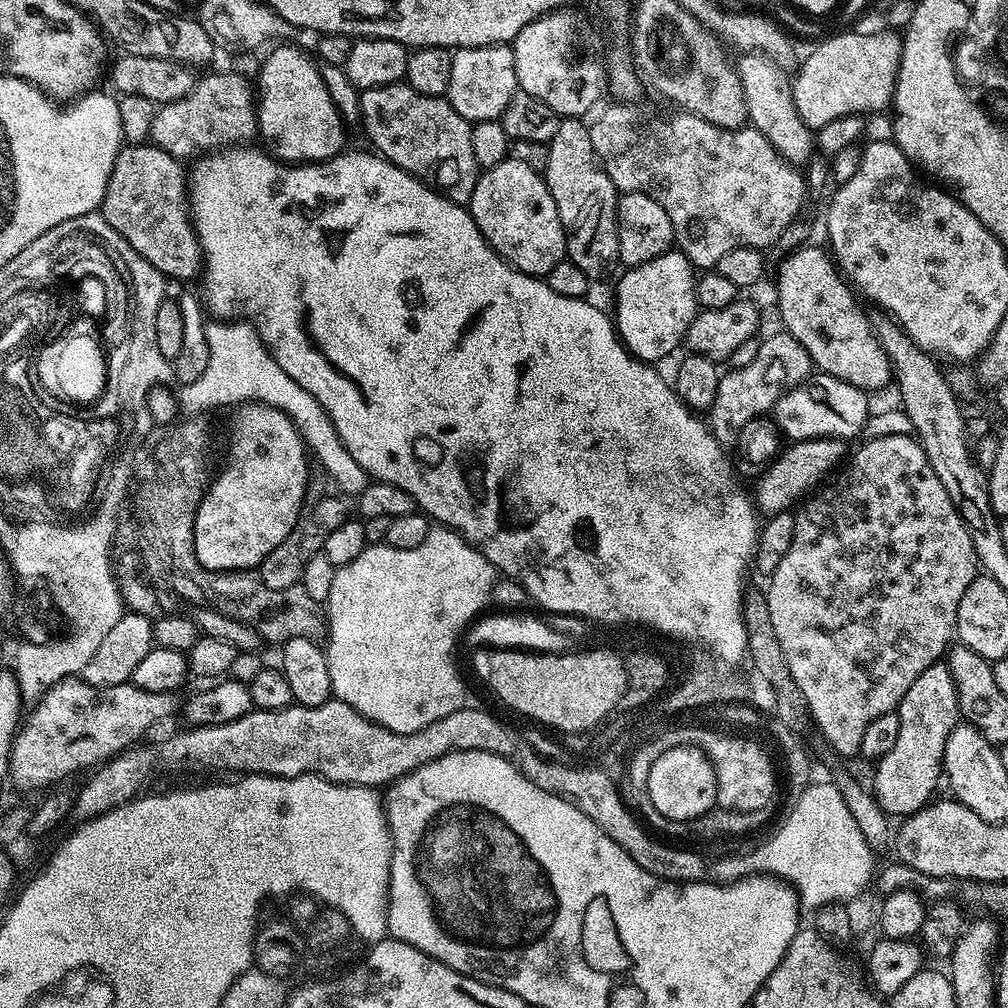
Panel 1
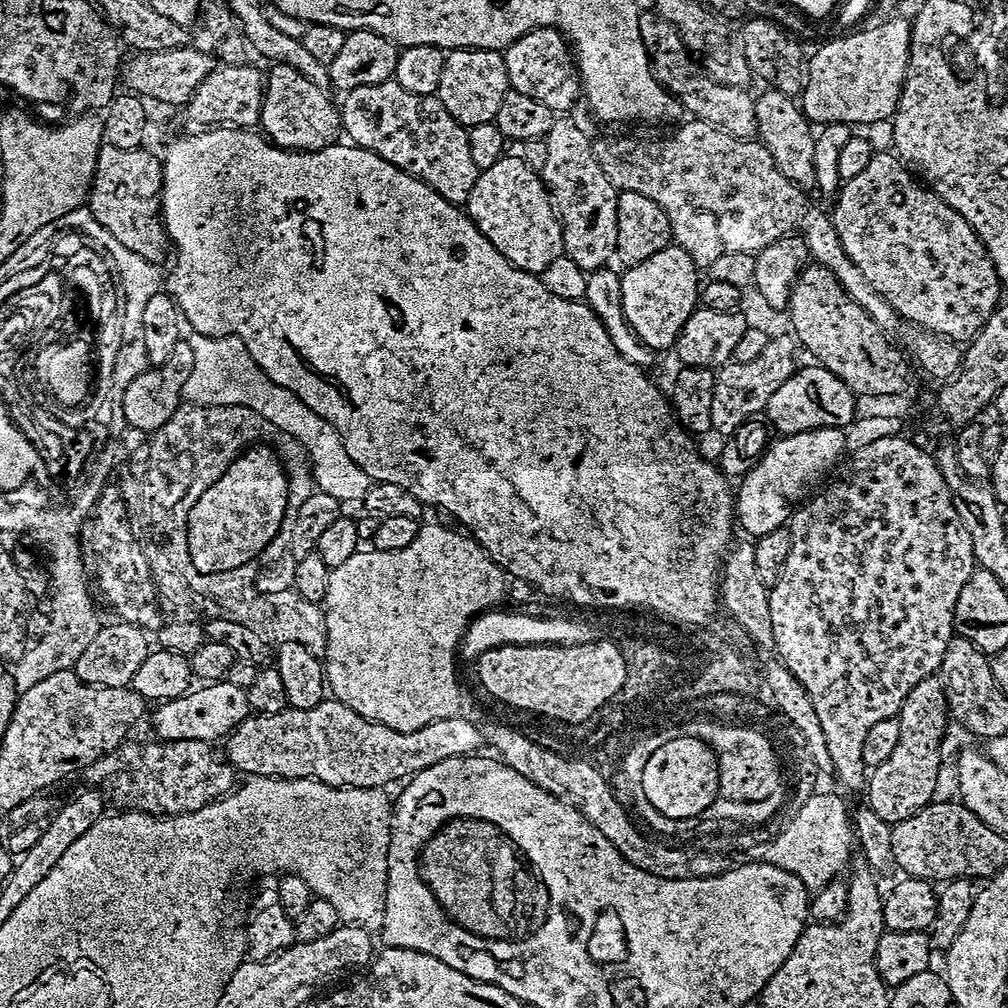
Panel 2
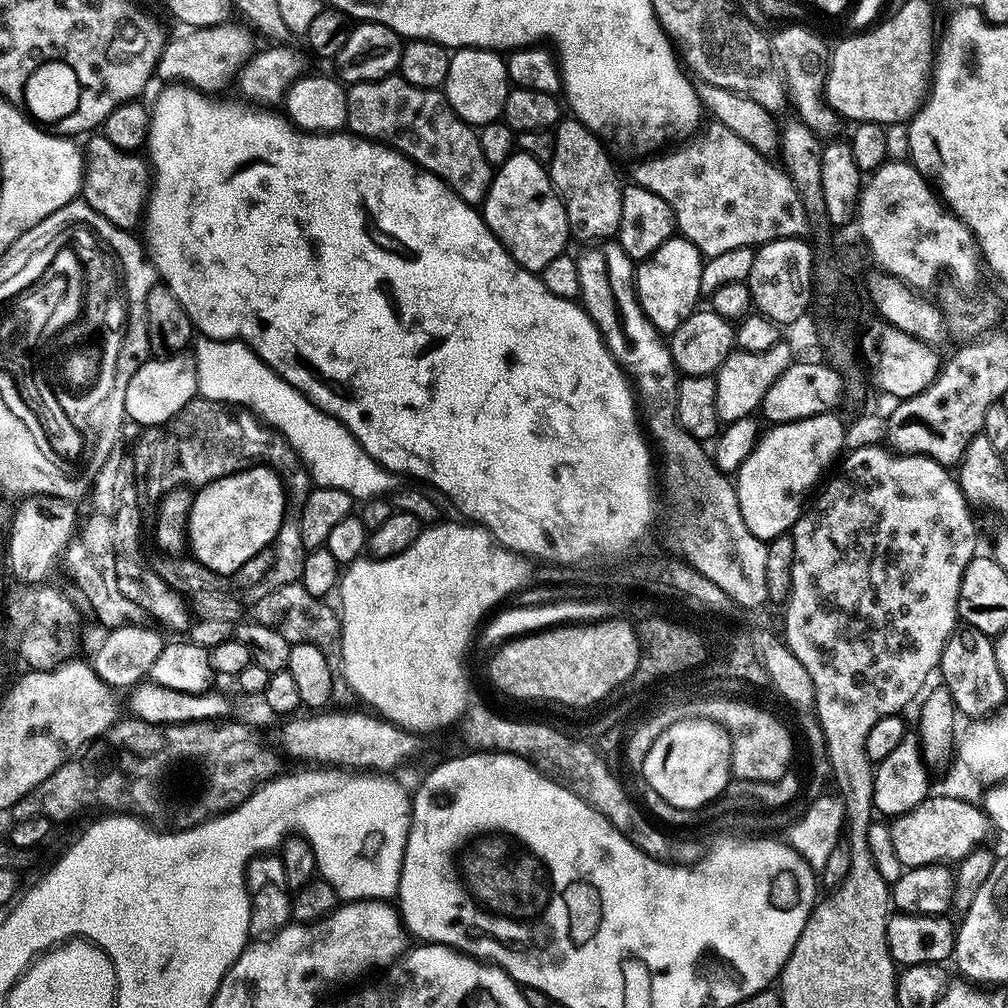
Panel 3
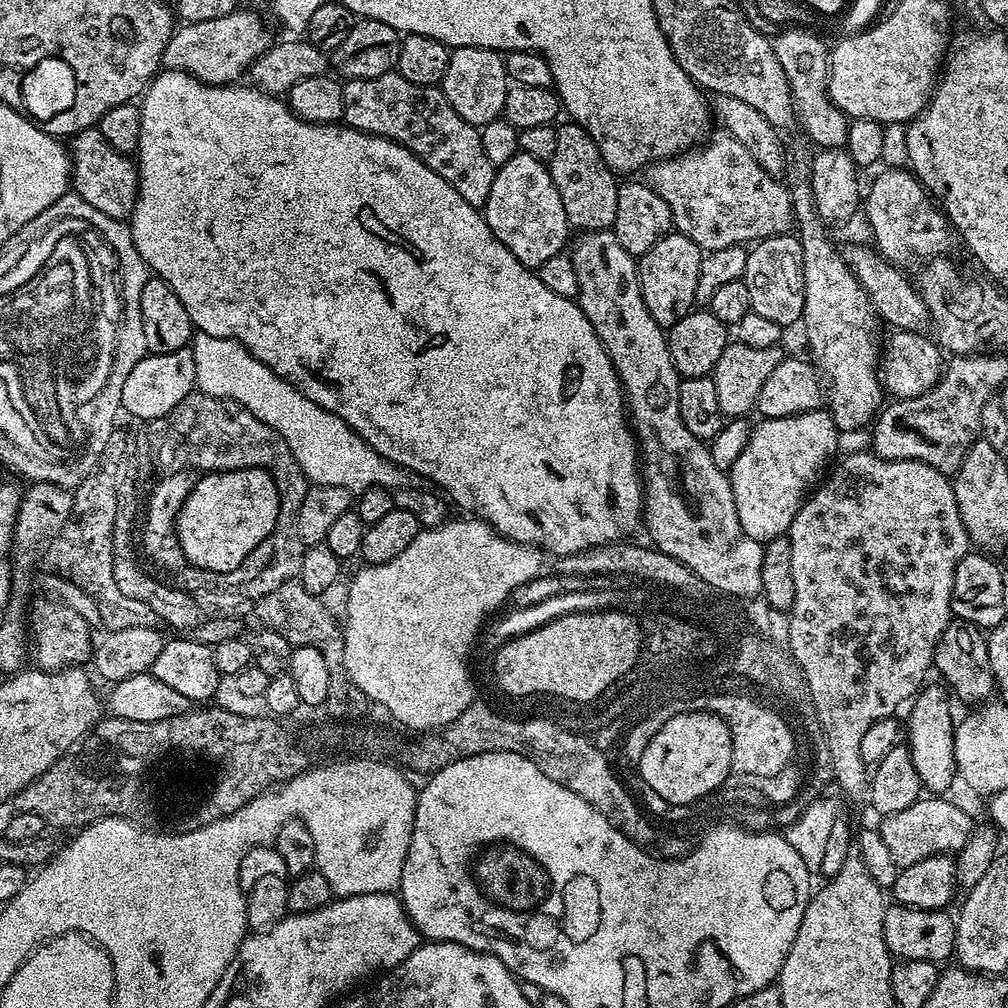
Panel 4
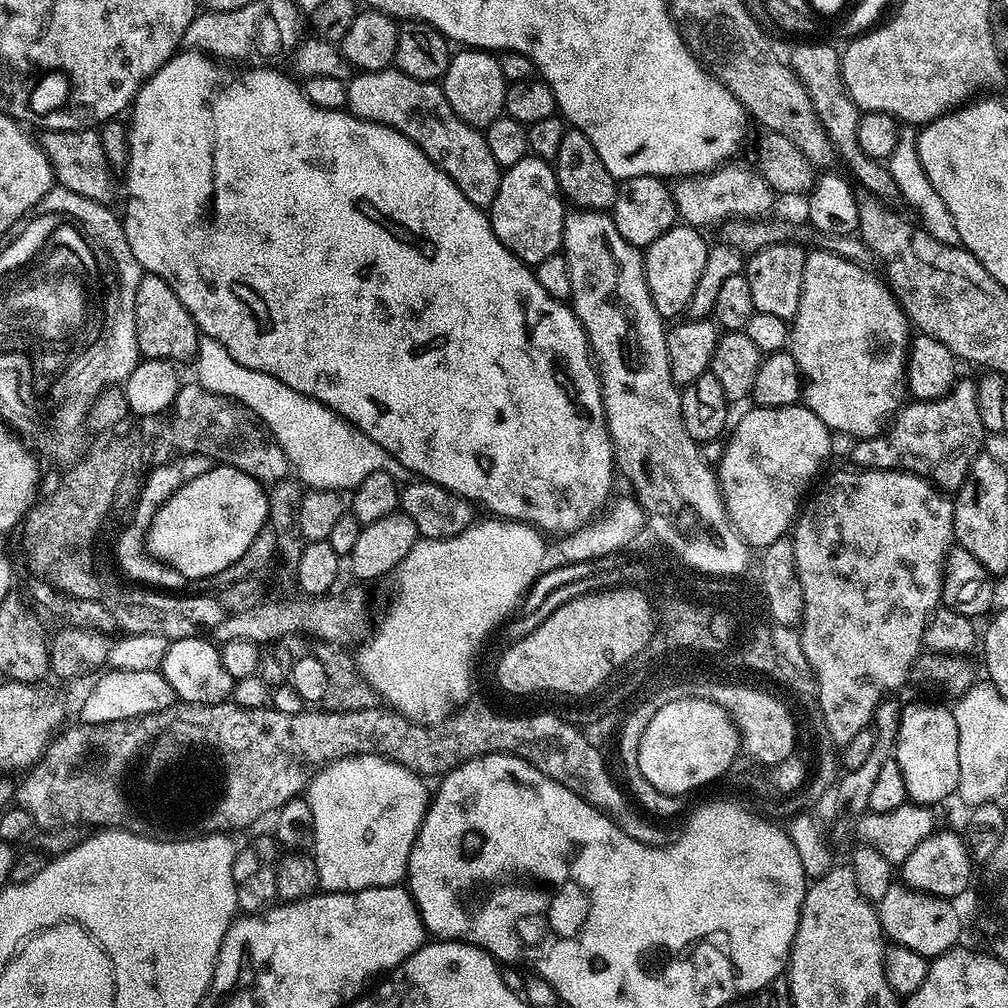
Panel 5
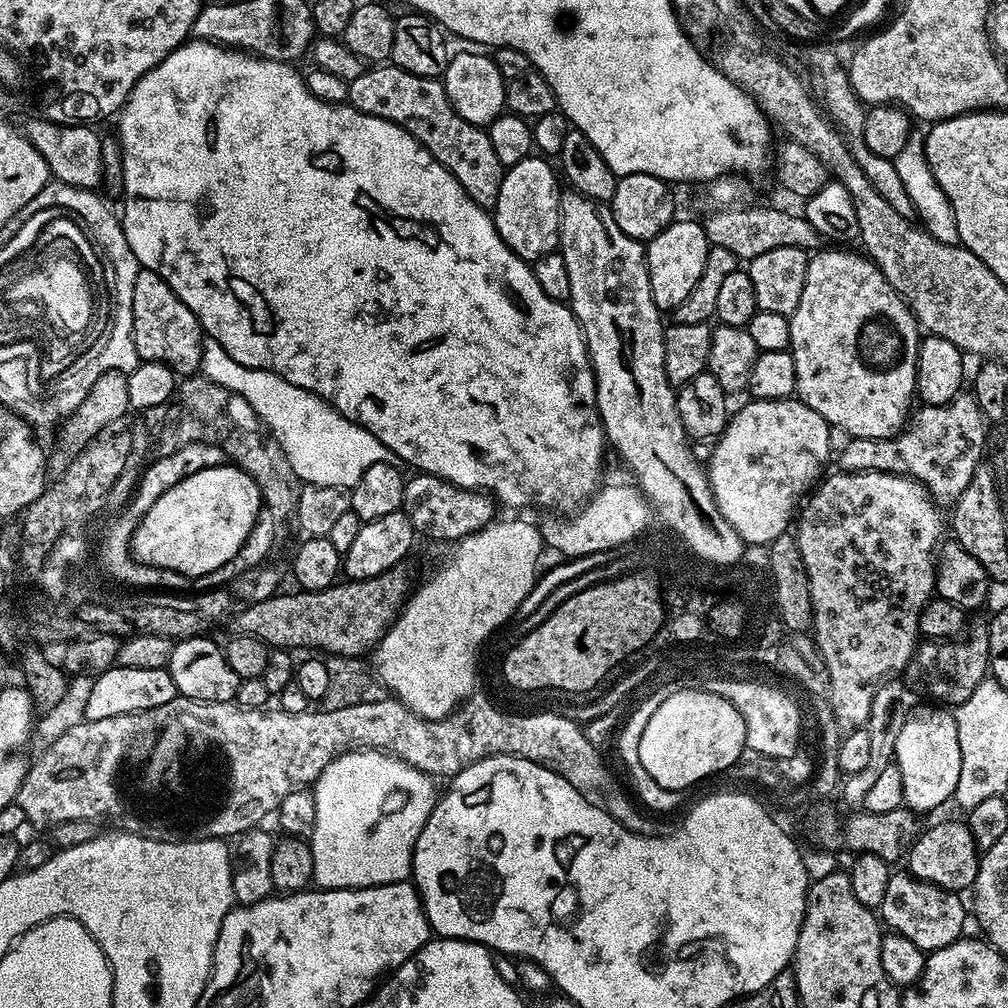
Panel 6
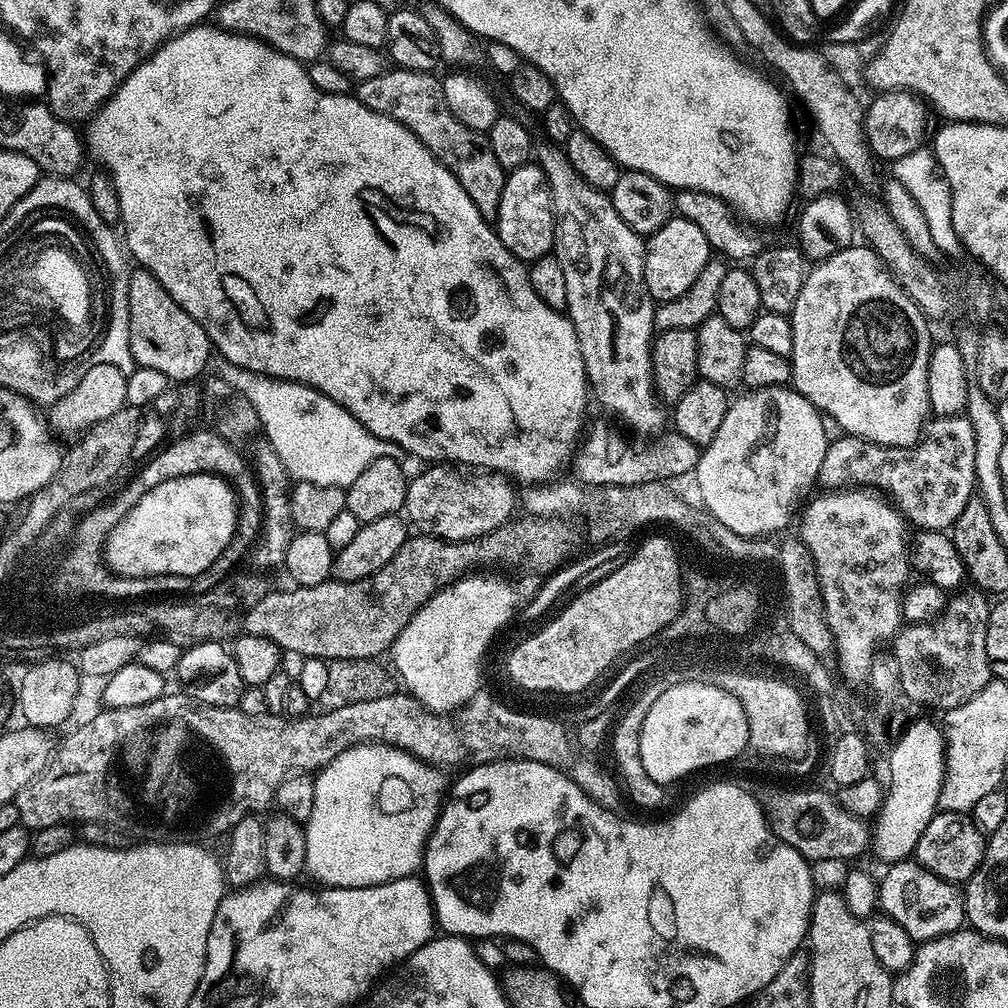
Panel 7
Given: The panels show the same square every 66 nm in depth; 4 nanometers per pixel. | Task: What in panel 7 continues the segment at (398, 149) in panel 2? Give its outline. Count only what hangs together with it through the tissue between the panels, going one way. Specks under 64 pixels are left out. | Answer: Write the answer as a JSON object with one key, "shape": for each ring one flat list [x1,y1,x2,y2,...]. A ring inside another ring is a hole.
{"shape":[[393,67,391,71,382,70,374,78,359,81,354,88,356,99,362,106,378,114,386,114,386,118,394,118,394,122,414,133,422,146,426,146,426,150,430,150,430,154,434,154,434,158,442,162,442,166,446,166,454,178,458,178,462,190,466,190,474,206,478,206,478,214,482,214,489,222,495,221,498,206,502,202,506,169,502,162,498,162,494,150,490,150,487,135,470,130,470,126,458,122,458,118,450,114,439,75,398,67]]}

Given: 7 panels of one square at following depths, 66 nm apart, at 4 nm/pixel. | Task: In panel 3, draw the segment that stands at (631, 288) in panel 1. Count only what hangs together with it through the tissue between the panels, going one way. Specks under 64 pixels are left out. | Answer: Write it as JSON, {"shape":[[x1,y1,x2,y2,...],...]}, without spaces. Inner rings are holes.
{"shape":[[674,234,654,254,635,265,636,298,640,309,657,332,671,334,690,318,692,312,697,311,696,304,702,299,700,287,702,286,702,270,705,257,701,256,698,246,694,242,685,240,683,236]]}

